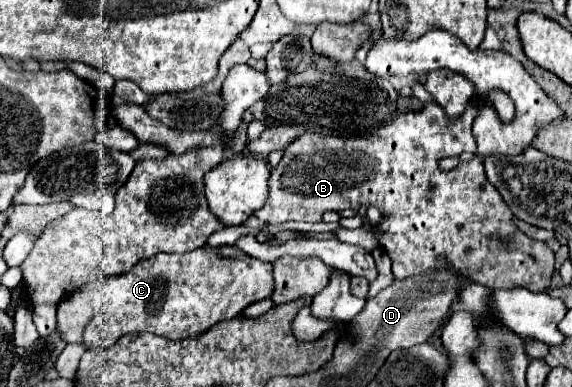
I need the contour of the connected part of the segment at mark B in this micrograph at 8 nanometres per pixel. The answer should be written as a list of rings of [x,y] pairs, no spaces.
[[[479,95],[471,97],[463,117],[447,121],[447,117],[443,117],[443,109],[429,101],[421,111],[401,113],[369,137],[299,135],[287,145],[281,163],[271,171],[269,197],[265,205],[255,211],[255,217],[267,225],[279,225],[287,221],[319,223],[325,211],[358,209],[361,205],[378,207],[383,209],[383,219],[374,231],[380,247],[391,257],[395,279],[429,273],[431,269],[437,269],[437,257],[445,257],[449,269],[455,269],[455,273],[471,277],[473,281],[481,281],[483,285],[491,285],[493,289],[525,287],[533,293],[545,291],[551,285],[555,271],[555,253],[543,241],[529,239],[519,229],[515,245],[515,225],[511,221],[513,213],[507,209],[503,197],[499,197],[499,191],[487,180],[483,160],[474,156],[469,161],[461,161],[451,171],[439,169],[439,161],[443,157],[461,155],[463,151],[475,153],[471,125],[481,103],[483,99]]]

